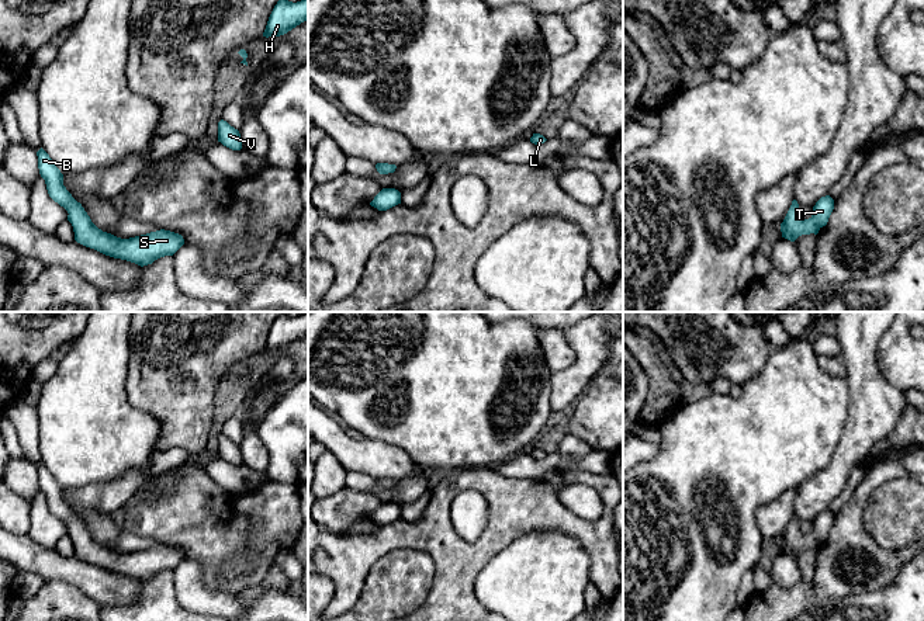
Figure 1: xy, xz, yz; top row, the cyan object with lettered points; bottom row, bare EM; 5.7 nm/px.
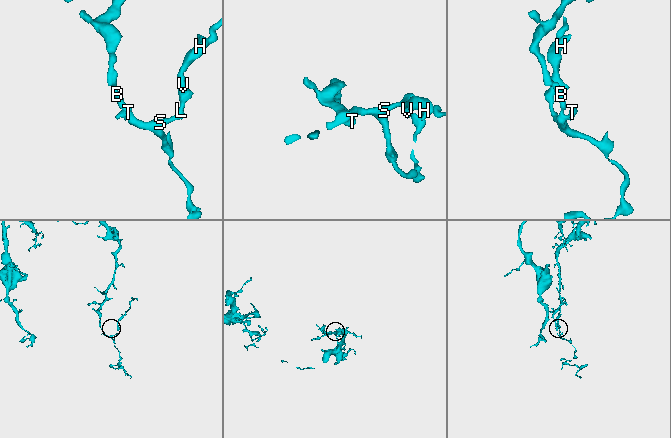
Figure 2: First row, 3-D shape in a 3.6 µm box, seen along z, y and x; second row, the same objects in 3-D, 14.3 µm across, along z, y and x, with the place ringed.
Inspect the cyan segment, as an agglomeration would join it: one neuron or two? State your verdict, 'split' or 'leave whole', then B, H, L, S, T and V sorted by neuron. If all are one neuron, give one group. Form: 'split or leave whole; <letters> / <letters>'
leave whole; B H L S T V

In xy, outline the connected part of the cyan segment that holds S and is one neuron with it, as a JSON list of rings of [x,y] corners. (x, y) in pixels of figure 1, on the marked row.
[[[41,148],[37,156],[39,174],[45,180],[48,194],[68,211],[68,221],[73,226],[77,243],[141,267],[152,264],[160,257],[173,256],[184,244],[181,235],[165,229],[129,239],[103,232],[91,222],[82,204],[66,190],[63,174],[49,155]]]

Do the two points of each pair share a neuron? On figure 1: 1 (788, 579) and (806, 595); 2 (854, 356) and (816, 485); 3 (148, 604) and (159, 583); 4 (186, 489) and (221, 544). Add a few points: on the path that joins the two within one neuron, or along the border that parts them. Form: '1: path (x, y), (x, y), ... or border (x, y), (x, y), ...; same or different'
1: border (802, 578), (791, 587), (779, 587), (772, 583); different
2: path (862, 388), (862, 430), (847, 455); same
3: path (154, 599), (159, 589); same
4: path (193, 503), (193, 510), (210, 530); same

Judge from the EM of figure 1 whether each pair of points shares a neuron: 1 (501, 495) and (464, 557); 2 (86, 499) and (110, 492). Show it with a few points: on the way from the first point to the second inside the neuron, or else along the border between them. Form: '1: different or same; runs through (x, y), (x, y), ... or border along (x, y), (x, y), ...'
1: same; runs through (501, 512), (501, 527), (481, 547)
2: same; runs through (92, 498), (104, 498)

